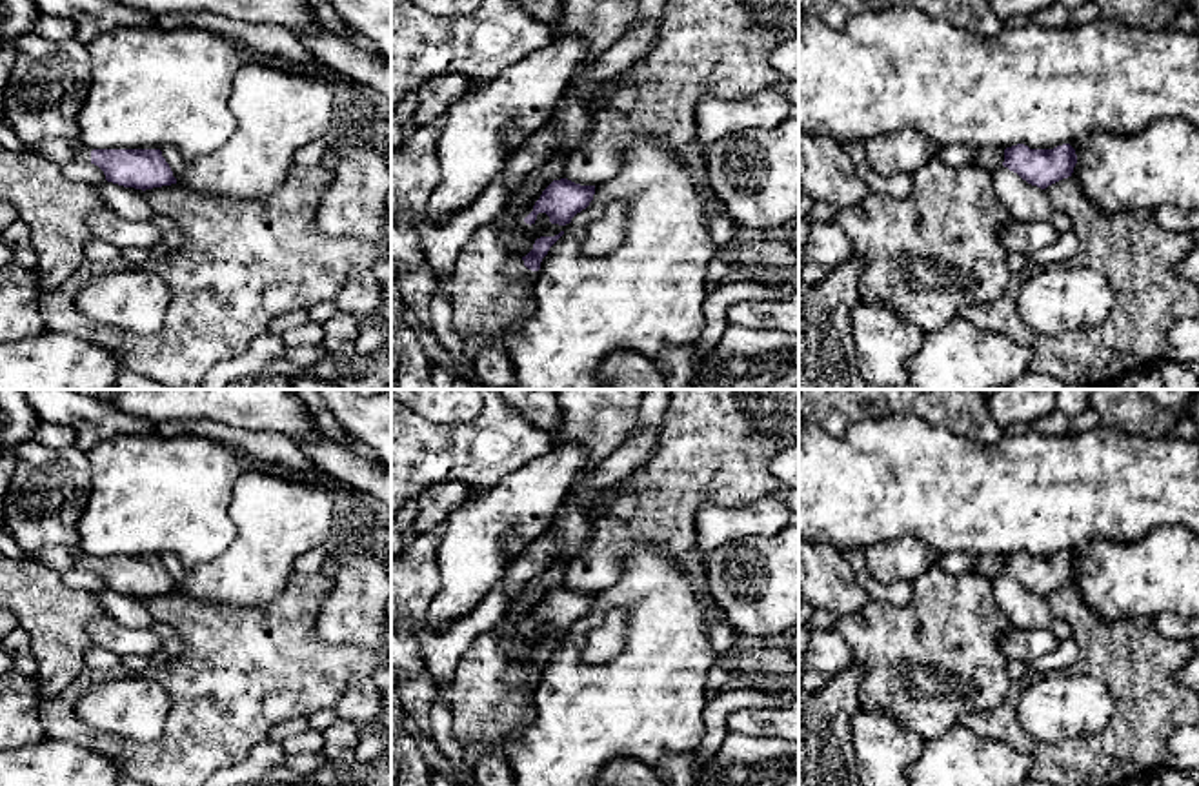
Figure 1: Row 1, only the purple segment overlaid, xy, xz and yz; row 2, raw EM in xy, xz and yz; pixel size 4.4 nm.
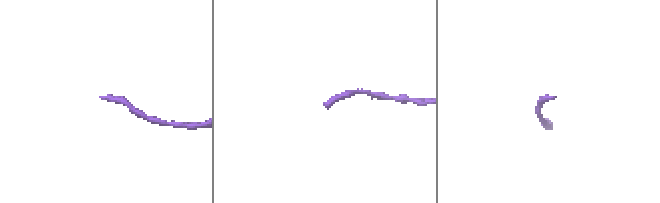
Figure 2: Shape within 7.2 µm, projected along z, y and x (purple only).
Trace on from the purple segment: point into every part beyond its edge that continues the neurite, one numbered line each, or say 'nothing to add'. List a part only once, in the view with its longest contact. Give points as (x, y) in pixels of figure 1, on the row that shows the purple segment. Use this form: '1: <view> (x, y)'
1: xz (488, 292)

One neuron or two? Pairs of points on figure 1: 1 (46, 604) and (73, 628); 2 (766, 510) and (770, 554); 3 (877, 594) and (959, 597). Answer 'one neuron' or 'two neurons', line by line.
1: one neuron
2: two neurons
3: two neurons

